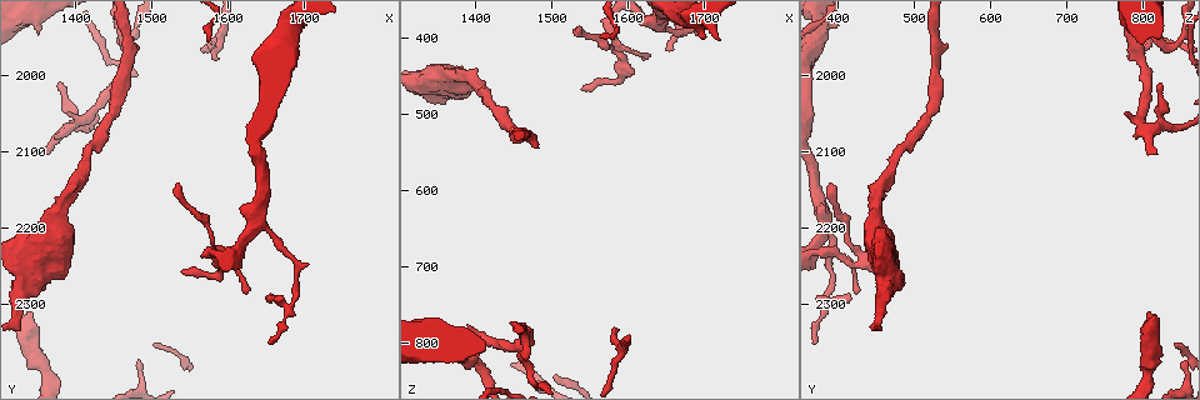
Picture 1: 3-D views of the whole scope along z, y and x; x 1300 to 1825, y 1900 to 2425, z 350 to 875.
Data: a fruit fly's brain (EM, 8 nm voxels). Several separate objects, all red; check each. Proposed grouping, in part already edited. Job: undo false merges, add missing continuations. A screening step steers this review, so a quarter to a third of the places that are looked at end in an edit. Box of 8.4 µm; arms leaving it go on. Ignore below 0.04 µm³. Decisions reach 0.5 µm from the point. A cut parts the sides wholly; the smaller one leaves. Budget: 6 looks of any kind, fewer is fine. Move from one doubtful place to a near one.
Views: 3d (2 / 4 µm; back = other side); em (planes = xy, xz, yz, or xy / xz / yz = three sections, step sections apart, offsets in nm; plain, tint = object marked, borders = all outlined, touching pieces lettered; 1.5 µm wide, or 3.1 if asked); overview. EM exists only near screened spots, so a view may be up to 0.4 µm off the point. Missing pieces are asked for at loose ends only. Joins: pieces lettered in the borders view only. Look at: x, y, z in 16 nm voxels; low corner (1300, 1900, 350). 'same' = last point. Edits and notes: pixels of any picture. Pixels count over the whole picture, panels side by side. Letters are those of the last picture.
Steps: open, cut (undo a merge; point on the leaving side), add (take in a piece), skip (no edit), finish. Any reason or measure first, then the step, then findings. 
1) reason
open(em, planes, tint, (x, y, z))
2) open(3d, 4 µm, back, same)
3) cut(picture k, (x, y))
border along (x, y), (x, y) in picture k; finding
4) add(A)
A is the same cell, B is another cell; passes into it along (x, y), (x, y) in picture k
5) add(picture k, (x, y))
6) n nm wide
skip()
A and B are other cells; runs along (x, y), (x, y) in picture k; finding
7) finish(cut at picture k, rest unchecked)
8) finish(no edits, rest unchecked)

an open end
open(3d, 2 µm, (1535, 2140, 395))

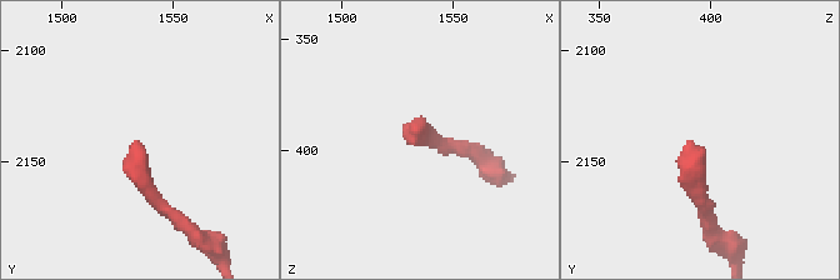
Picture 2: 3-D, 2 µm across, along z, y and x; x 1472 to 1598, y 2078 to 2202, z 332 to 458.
open(em, planes, plain, (1532, 2142, 394))

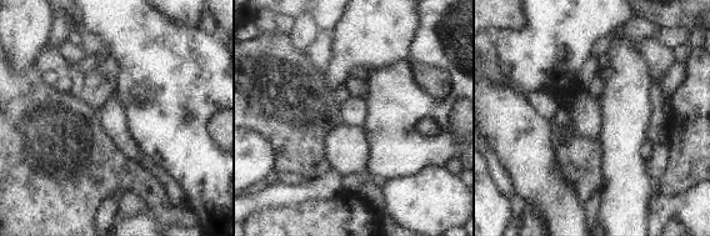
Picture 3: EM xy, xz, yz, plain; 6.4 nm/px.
what lies round it
open(em, planes, borders, same)

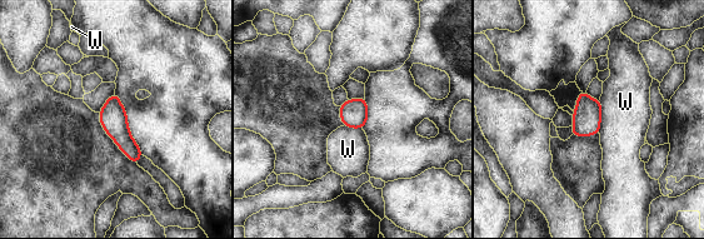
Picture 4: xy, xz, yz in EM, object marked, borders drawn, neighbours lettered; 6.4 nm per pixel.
W touches over 220 nm
skip()
W is another cell; none of them fits

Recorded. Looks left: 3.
abrupt turn
open(em, planes, borders, (1590, 2250, 420))

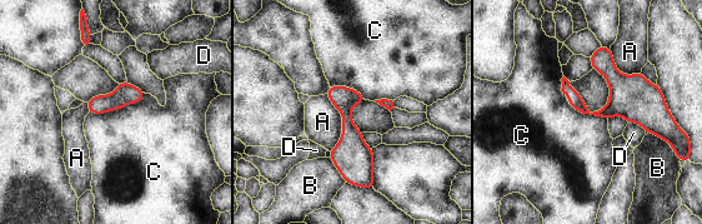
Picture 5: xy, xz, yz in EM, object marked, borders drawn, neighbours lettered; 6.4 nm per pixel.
skip()
A, B, C and D are other cells; runs along (331, 89), (370, 183) in picture 5; continuous, no second cell

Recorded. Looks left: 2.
branch stops here
open(3d, 4 µm, (1355, 2105, 815))

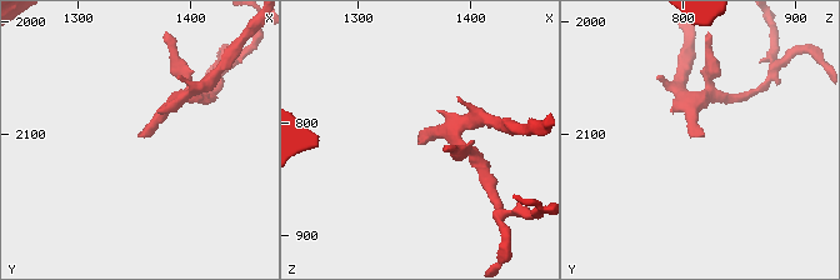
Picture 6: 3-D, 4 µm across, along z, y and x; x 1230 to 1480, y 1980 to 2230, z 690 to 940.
shape alone is not enough
open(em, xy, step 8, borders, (1354, 2100, 814))

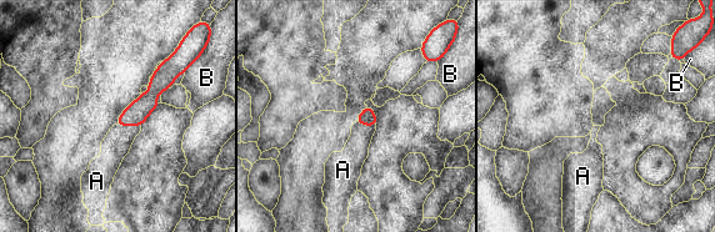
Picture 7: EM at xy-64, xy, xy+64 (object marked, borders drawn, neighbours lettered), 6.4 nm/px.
110 nm wide
add(A)
A is the same cell, B is another cell; it goes on there

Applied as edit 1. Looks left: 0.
finish(add at picture 7, rest unchecked)

